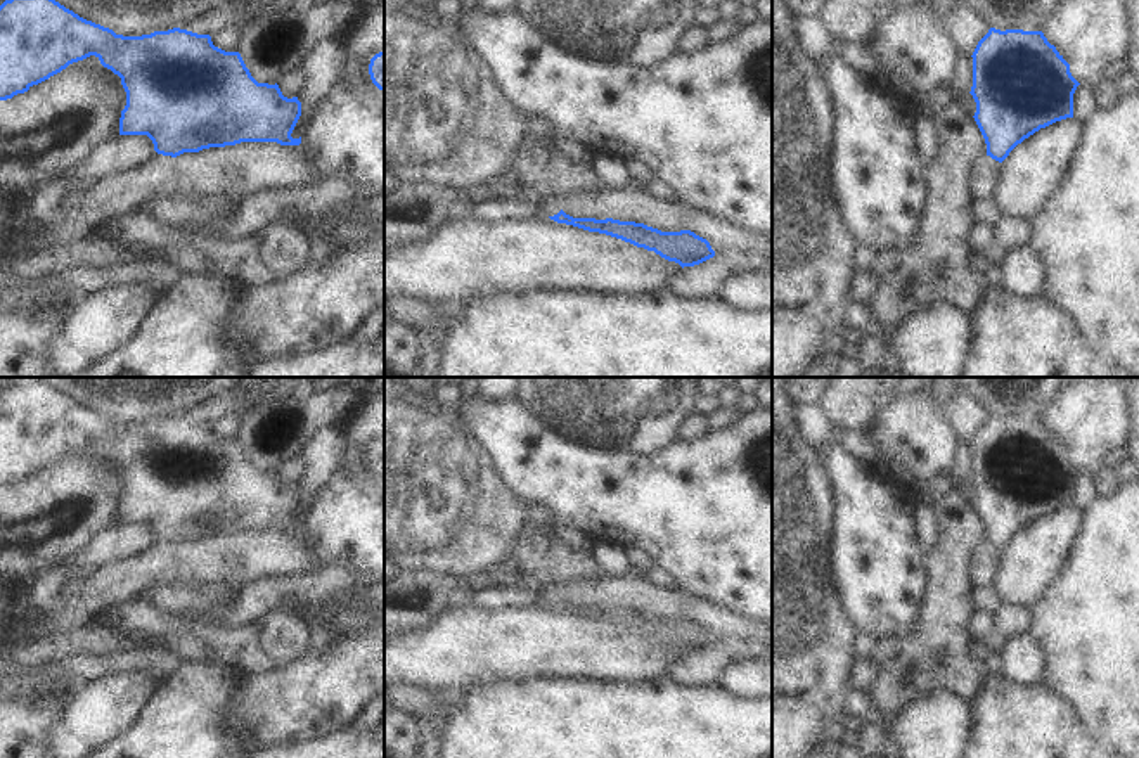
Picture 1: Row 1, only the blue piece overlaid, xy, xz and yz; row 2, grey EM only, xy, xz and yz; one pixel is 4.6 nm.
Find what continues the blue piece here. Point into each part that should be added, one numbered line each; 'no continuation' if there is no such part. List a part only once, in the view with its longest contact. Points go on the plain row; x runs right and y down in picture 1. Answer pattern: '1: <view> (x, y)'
no continuation

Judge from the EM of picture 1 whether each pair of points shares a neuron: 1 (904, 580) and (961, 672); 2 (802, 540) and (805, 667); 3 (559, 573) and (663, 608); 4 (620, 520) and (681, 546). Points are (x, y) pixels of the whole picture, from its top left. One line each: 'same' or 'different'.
1: different
2: same
3: different
4: same

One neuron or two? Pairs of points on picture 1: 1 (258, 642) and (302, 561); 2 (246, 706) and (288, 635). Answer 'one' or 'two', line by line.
1: two
2: two

